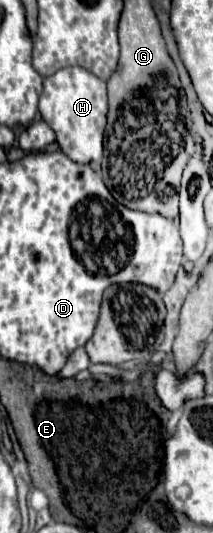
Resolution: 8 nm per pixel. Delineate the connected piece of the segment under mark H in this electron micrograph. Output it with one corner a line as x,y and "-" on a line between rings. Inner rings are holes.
66,67
44,79
40,115
54,129
60,149
76,163
100,161
104,153
104,127
108,115
106,81
84,67

